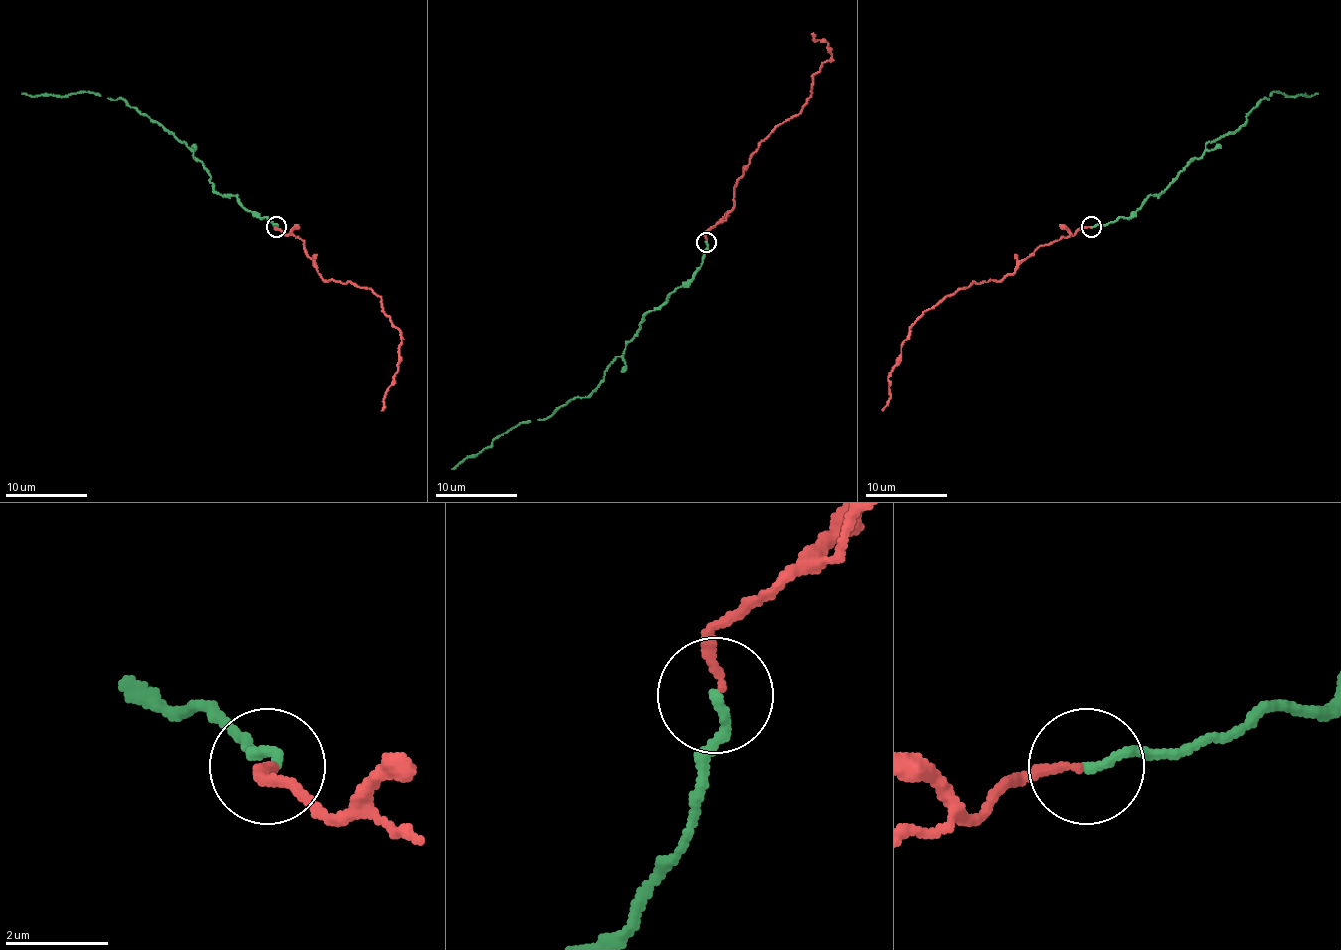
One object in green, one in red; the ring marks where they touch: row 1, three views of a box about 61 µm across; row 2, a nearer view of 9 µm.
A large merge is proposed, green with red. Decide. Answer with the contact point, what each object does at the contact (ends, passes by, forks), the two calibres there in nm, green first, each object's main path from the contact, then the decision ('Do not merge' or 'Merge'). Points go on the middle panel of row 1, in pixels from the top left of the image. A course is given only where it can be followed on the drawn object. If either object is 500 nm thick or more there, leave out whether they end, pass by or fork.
Place: (706, 242). At the ring green ends. At the ring red ends. Thickness 170 nm (green) against 160 nm. Course of green: (705, 241), (697, 272), (644, 317), (624, 354), (587, 397), (519, 423), (452, 468). Course of red: (707, 241), (705, 233), (726, 219), (734, 184), (754, 151), (797, 115), (812, 78), (832, 55), (812, 33). Merge

